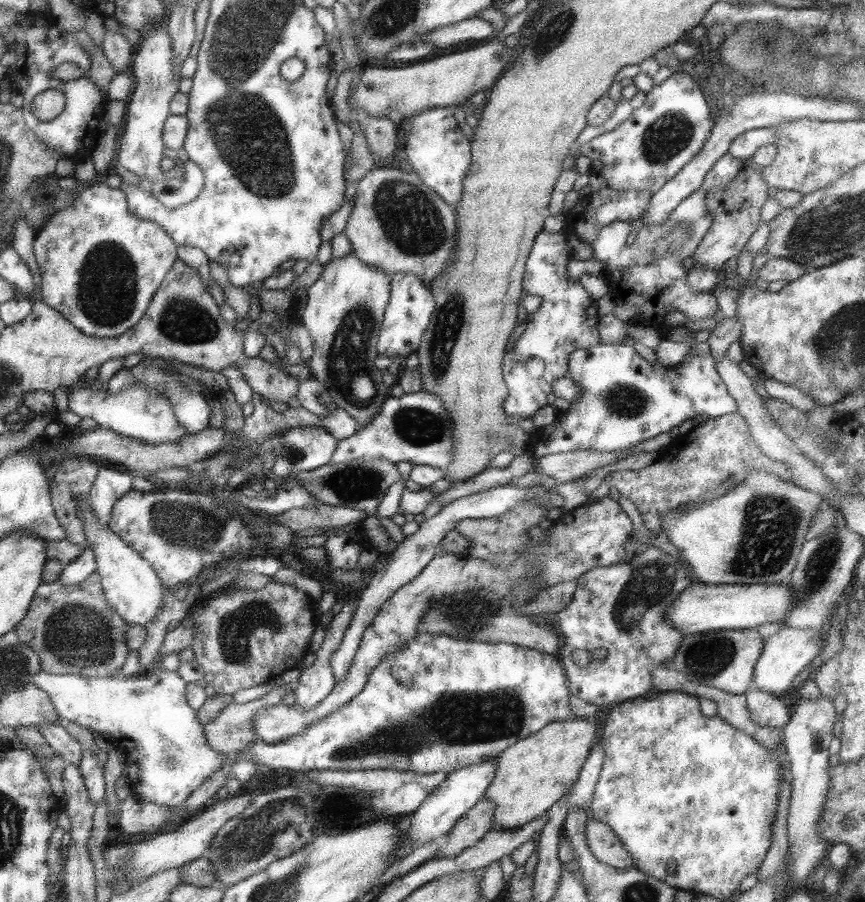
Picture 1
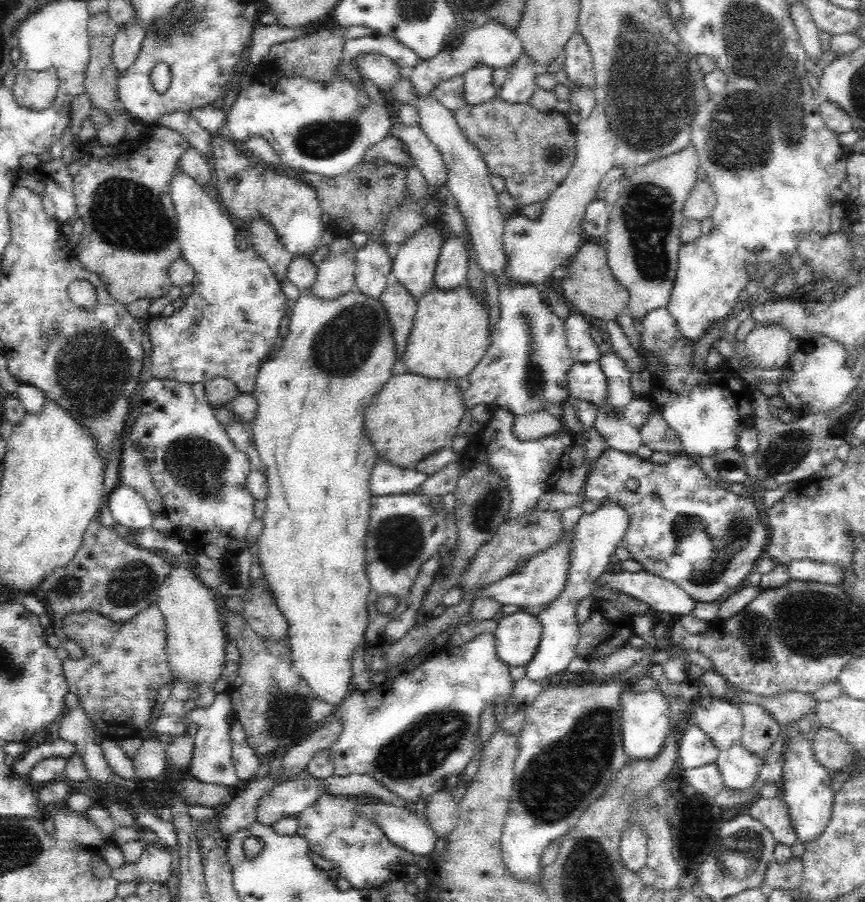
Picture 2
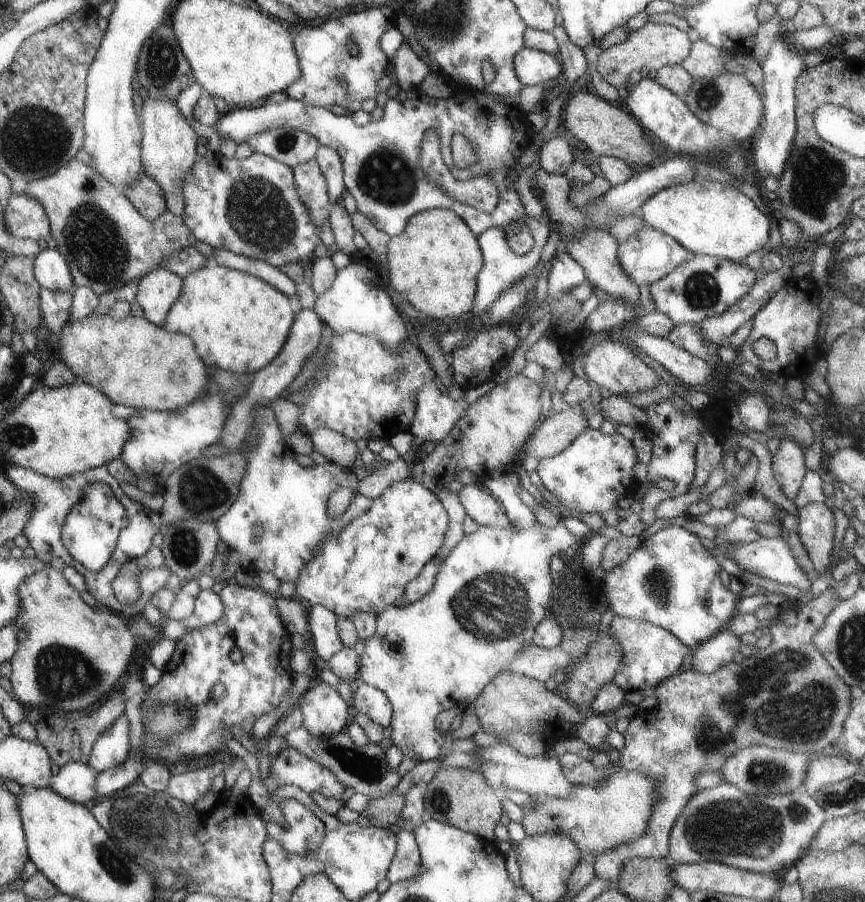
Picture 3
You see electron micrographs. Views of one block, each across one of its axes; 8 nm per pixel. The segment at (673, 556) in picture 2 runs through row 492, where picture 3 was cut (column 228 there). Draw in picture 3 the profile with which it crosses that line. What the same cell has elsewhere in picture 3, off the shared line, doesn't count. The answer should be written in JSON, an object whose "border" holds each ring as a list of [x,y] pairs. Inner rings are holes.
{"border":[[[225,582],[219,598],[223,602],[223,616],[215,624],[195,628],[175,642],[175,650],[161,672],[161,680],[147,690],[139,708],[141,716],[147,716],[157,706],[185,704],[193,714],[193,722],[167,738],[145,734],[141,742],[143,754],[129,752],[121,766],[99,772],[95,782],[97,800],[113,796],[137,782],[149,762],[165,766],[165,762],[221,752],[227,748],[223,732],[235,738],[235,732],[249,730],[251,736],[253,724],[291,696],[293,670],[289,668],[289,658],[293,644],[291,634],[281,624],[275,596],[257,588],[241,588]]]}

